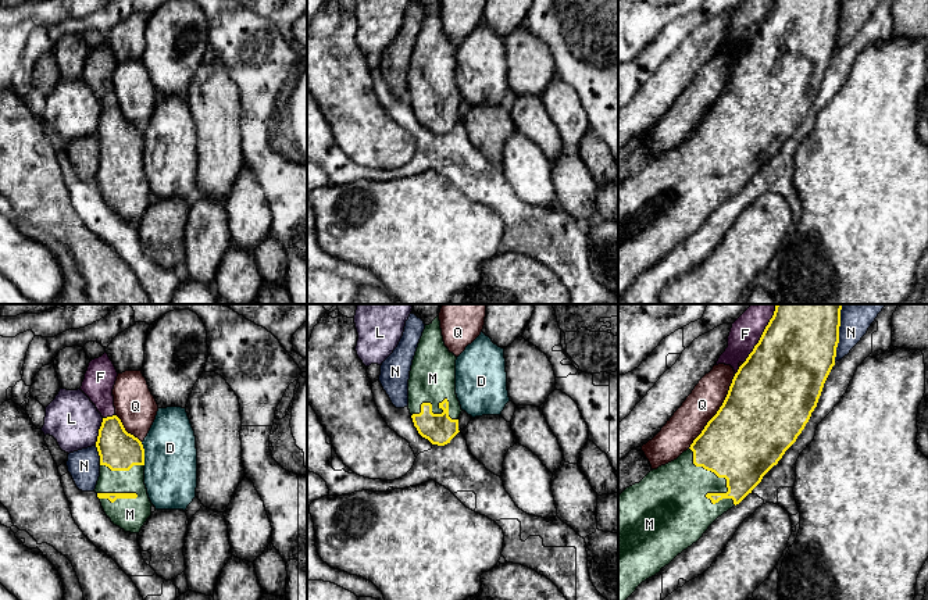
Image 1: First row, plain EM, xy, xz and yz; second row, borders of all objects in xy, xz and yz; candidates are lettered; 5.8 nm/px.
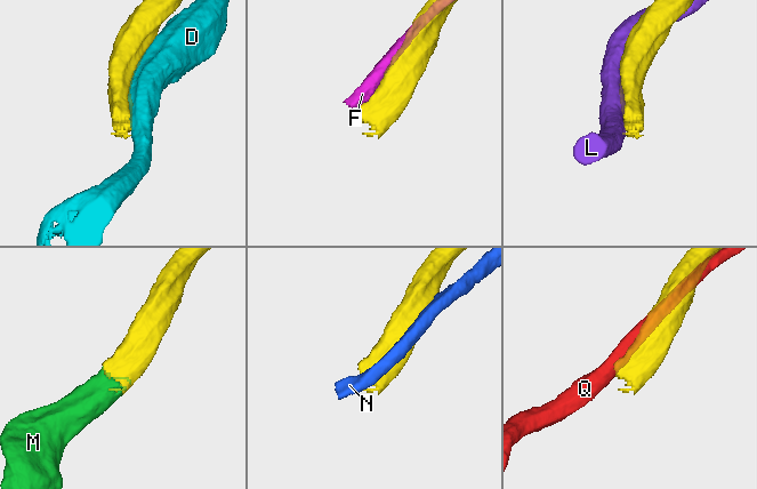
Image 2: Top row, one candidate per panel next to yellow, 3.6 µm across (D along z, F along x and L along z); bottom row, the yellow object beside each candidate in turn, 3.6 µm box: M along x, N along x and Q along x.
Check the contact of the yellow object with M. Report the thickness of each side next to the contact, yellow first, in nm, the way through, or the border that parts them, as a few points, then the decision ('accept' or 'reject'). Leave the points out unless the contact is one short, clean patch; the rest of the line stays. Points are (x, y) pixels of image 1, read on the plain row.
420 nm thick on the yellow side, 280 nm on the other; accept

